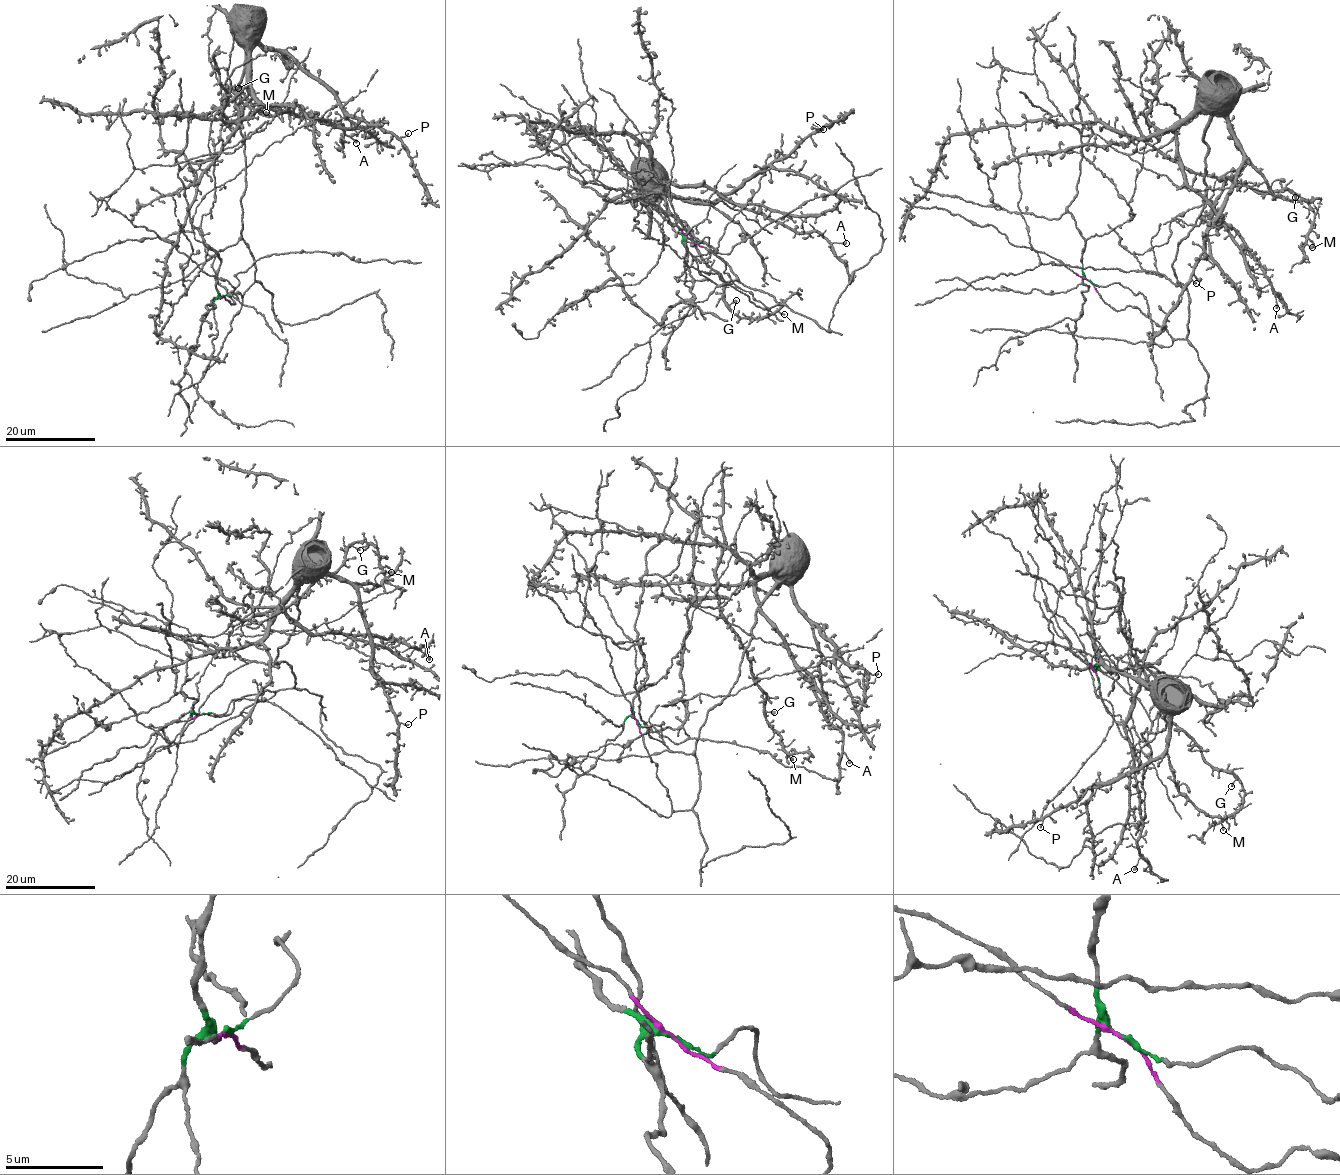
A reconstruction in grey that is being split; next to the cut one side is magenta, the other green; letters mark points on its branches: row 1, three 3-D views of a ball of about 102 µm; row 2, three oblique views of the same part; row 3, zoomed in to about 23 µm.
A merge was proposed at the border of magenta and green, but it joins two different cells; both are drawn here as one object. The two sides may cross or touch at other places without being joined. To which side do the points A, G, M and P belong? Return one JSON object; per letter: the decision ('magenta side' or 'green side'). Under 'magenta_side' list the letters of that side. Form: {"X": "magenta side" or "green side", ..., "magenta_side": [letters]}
{"A": "magenta side", "G": "green side", "M": "green side", "P": "magenta side", "magenta_side": ["A", "P"]}

